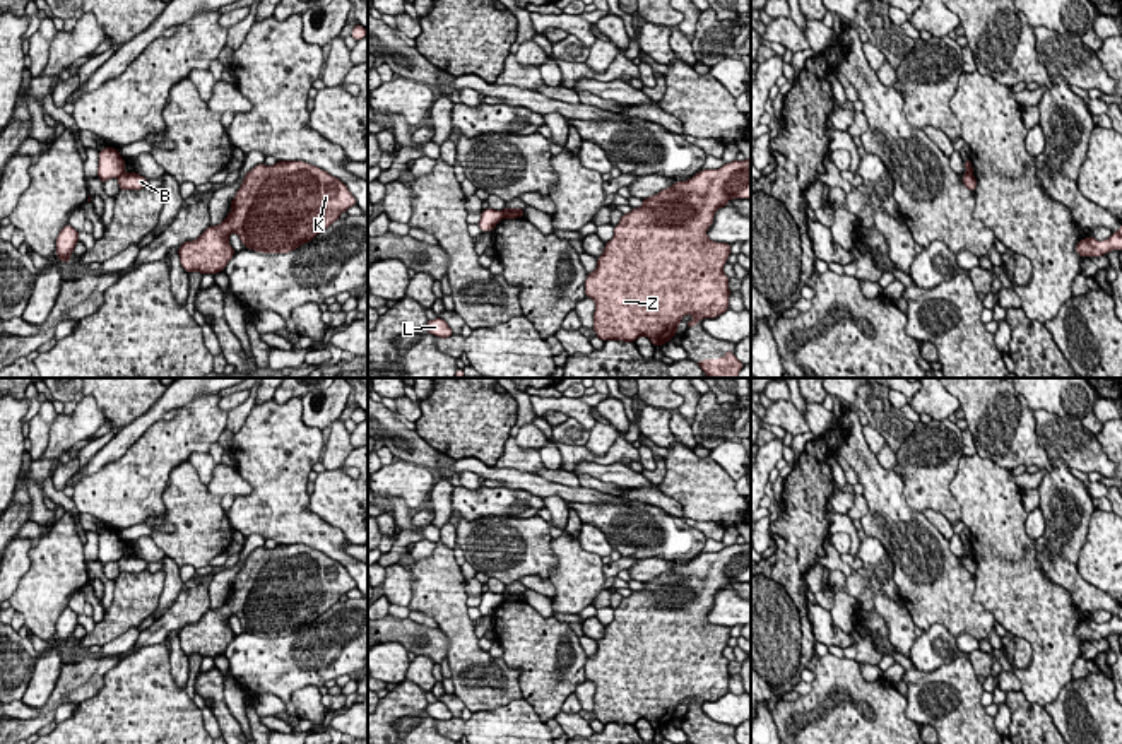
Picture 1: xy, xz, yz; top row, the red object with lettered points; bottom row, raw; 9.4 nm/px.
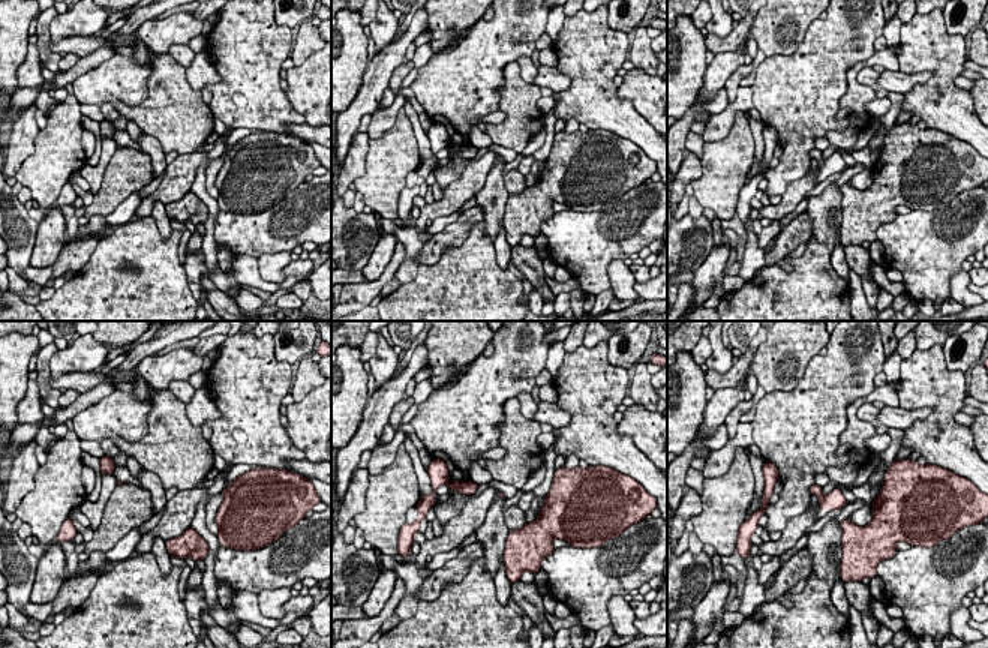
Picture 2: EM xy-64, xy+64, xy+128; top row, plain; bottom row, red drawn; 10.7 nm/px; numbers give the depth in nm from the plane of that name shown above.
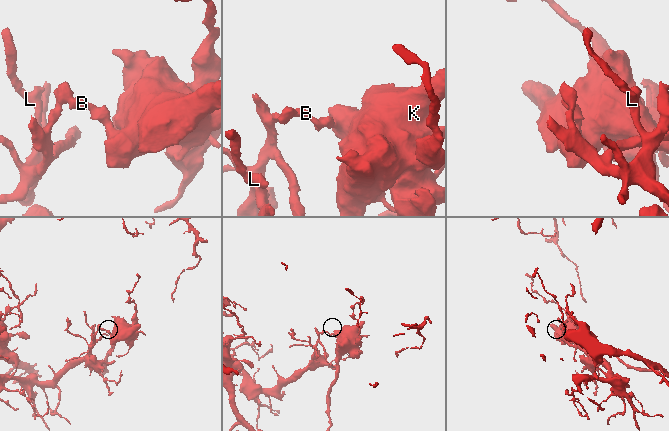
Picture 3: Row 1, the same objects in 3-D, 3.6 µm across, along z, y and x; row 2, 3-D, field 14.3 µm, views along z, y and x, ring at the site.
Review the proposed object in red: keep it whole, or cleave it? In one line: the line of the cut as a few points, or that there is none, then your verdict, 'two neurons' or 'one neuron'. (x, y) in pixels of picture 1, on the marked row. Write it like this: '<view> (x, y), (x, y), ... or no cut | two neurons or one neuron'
xy (124, 171), (118, 178) | two neurons

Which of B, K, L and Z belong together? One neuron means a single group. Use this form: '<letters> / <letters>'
B K Z / L

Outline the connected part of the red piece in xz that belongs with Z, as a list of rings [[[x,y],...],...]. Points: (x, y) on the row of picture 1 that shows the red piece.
[[[751,159],[701,169],[623,214],[612,239],[597,258],[597,270],[585,280],[585,296],[595,301],[593,330],[599,339],[635,342],[645,335],[658,347],[672,340],[682,316],[694,316],[686,322],[689,328],[729,310],[730,277],[723,274],[723,265],[730,257],[730,245],[712,241],[706,231],[715,212],[730,198],[751,198]]]

